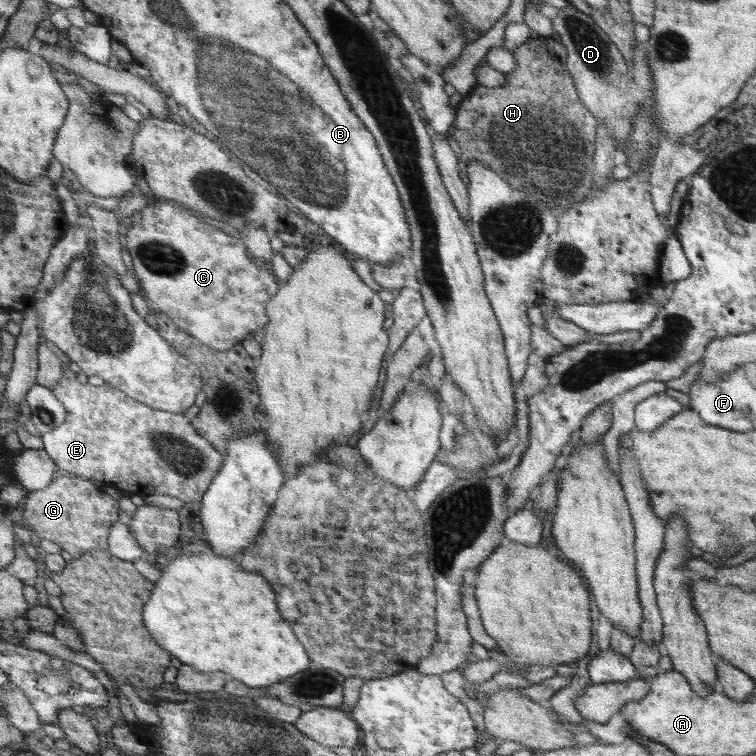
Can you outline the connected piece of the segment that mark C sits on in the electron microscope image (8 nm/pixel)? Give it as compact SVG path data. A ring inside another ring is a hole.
M163 200L142 215L142 222L124 231L124 240L132 270L151 304L156 302L186 334L214 350L230 350L269 324L264 302L276 294L278 280L271 270L252 262L244 242ZM170 246L176 246L176 254Z

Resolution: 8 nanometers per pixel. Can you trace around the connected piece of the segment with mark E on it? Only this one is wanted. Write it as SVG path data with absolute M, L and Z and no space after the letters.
M79 377L76 380L62 378L52 391L62 399L68 418L62 427L53 433L43 435L45 448L55 459L57 467L72 475L86 479L96 479L102 484L114 486L129 494L152 496L167 494L184 502L197 502L206 493L213 479L225 464L225 456L203 435L198 434L193 423L184 415L160 410L140 402L122 392L120 388L105 383L94 386Z

